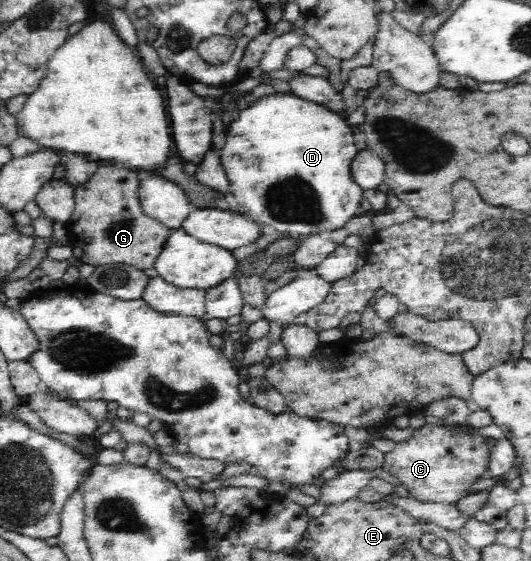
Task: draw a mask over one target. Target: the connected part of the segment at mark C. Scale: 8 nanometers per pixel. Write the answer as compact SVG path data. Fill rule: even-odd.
M425 424L415 431L409 432L408 438L404 441L397 442L393 451L384 452L384 461L382 469L389 474L394 475L403 483L404 487L413 495L417 501L423 503L444 503L456 504L459 499L465 497L465 491L479 479L483 473L488 472L488 463L493 451L493 445L487 443L488 437L469 433L465 431L453 431L445 425Z

